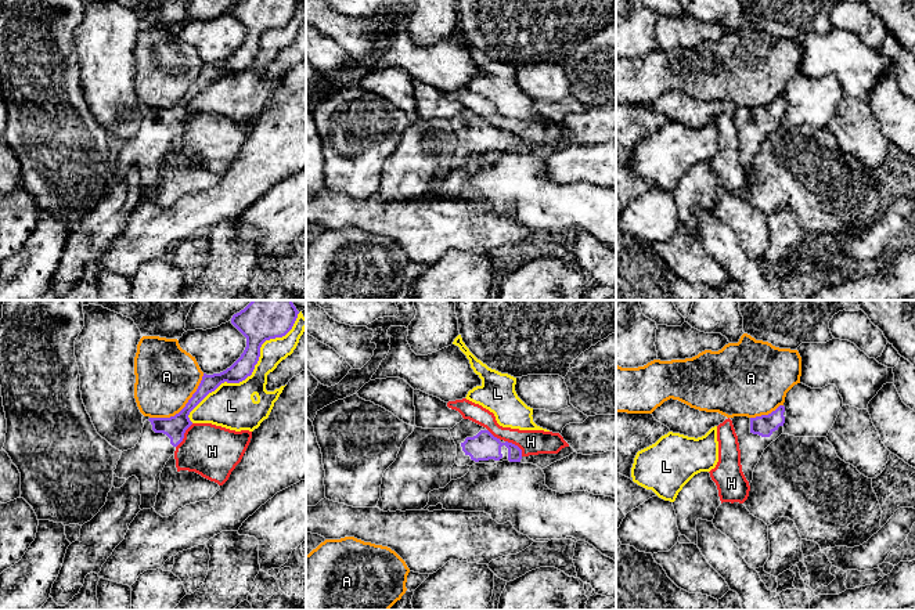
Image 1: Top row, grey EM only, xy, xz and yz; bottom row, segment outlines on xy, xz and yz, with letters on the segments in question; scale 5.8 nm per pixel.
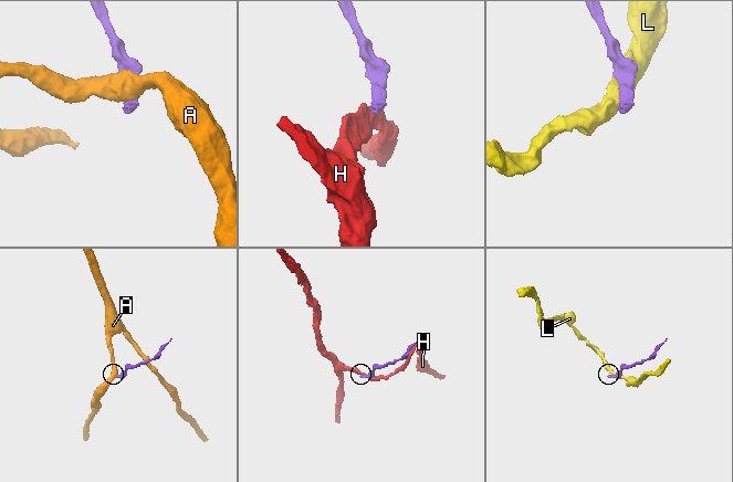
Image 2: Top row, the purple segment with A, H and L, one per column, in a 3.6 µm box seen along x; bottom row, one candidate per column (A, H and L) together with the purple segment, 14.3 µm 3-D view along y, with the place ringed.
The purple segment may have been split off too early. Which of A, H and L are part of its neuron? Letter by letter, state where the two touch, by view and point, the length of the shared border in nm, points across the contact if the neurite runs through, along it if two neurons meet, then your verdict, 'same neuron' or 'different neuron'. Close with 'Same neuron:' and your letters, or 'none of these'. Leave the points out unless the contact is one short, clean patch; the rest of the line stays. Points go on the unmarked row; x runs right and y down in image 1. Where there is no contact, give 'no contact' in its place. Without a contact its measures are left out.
A: meets purple in xy at (184, 97); contact 420 nm long; border along xy (204, 64), (197, 80), (177, 103), (169, 107), (150, 108); different neuron
H: meets purple in xy at (183, 126); contact 170 nm long; border along xy (193, 114), (176, 137); different neuron
L: meets purple in xy at (252, 61); contact 900 nm long; different neuron
Same neuron: none of these

